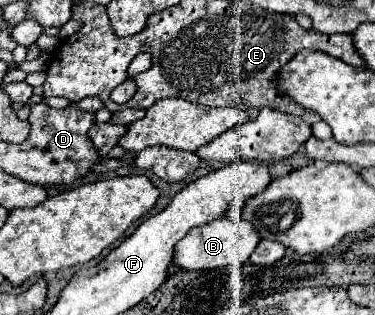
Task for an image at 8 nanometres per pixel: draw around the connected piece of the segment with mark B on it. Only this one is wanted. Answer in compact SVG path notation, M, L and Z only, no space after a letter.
M224 216L212 220L210 224L202 224L192 228L176 246L174 246L174 266L180 270L210 270L210 268L224 268L224 266L238 266L246 264L250 254L254 252L256 244L260 242L258 230L244 220L228 220Z

